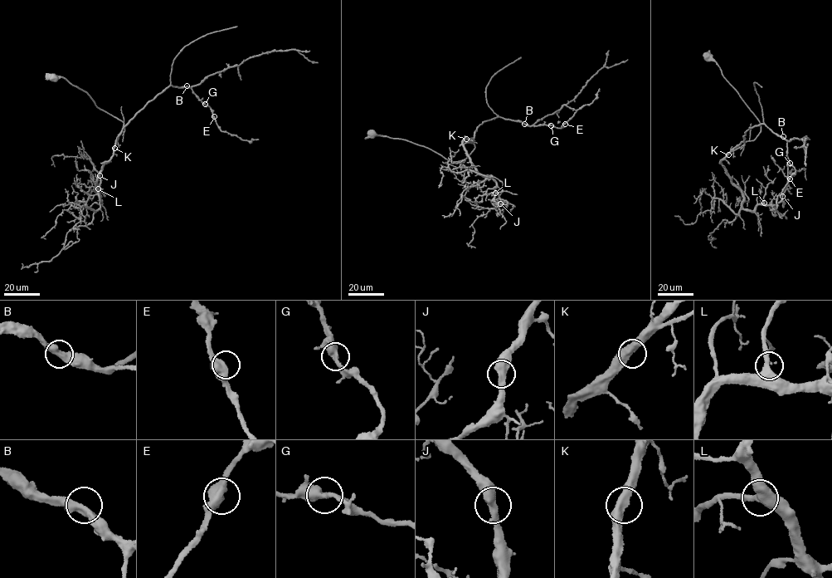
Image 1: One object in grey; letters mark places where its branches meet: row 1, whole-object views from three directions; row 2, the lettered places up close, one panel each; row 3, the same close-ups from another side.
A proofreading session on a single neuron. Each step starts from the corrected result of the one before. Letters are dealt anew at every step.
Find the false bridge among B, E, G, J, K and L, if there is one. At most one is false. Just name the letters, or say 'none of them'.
none of them

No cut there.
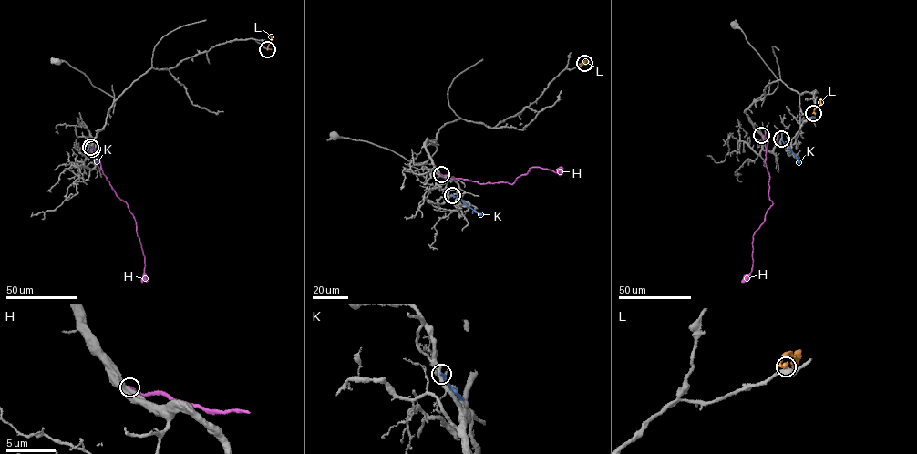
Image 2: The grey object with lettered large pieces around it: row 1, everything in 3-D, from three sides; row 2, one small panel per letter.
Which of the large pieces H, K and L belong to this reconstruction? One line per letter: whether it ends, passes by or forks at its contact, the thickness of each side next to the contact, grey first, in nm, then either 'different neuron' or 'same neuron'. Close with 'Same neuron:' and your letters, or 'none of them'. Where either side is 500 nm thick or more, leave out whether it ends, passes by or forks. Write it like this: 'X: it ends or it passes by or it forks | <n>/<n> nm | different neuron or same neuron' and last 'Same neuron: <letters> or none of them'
H: 600/260 nm | different neuron
K: it ends | 320/320 nm | different neuron
L: it ends | 440/360 nm | different neuron
Same neuron: none of them

